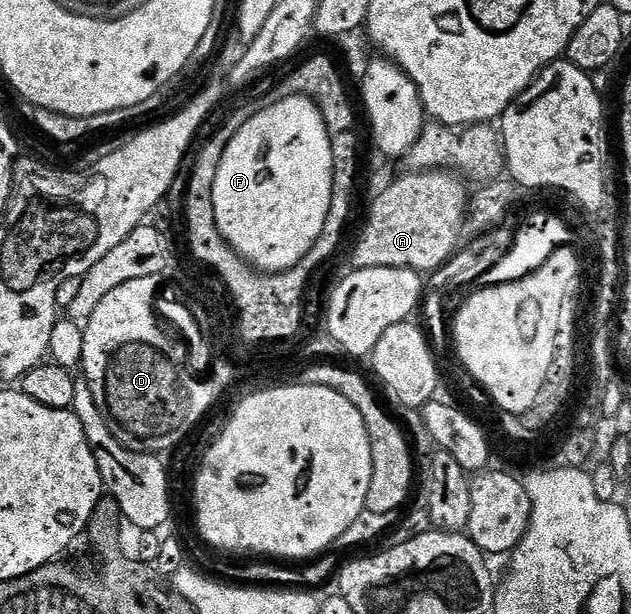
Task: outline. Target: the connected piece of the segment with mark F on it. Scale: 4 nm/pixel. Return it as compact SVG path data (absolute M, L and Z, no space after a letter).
M293 94L290 98L279 98L271 103L259 114L251 113L236 136L232 136L224 160L220 160L220 168L216 168L212 204L216 224L230 247L255 271L273 276L303 262L318 243L320 232L324 232L334 187L334 144L318 105L310 98Z

